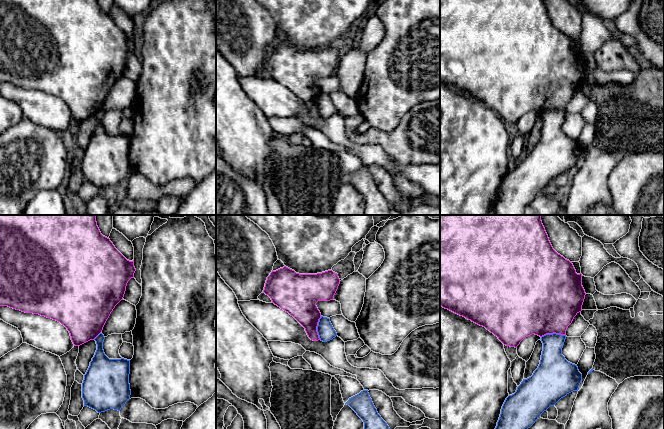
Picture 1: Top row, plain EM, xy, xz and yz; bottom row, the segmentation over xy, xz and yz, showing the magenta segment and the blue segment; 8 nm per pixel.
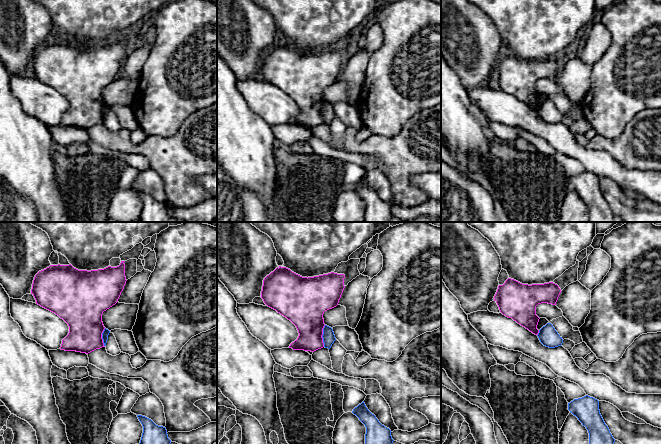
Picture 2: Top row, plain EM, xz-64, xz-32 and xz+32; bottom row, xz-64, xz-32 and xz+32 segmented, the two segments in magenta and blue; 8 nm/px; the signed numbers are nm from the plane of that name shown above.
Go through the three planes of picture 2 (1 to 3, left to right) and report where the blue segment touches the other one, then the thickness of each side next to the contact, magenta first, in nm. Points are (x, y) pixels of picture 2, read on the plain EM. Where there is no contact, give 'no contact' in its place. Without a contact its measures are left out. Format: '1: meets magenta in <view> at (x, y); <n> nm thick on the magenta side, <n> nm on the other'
1: meets magenta in xz-64 at (101, 113); 300 nm thick on the magenta side, 50 nm on the other
2: meets magenta in xz-32 at (321, 112); 300 nm thick on the magenta side, 100 nm on the other
3: meets magenta in xz+32 at (538, 108); 240 nm thick on the magenta side, 160 nm on the other

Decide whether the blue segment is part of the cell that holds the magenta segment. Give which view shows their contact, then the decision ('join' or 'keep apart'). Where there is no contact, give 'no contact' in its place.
yz | keep apart

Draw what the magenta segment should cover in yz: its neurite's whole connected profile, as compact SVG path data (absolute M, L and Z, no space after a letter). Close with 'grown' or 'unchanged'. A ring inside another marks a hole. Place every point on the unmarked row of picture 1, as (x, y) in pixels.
M440 0L440 82L442 82L445 85L448 85L460 92L465 93L468 96L471 96L472 98L485 103L487 106L489 106L491 109L493 109L495 112L498 113L498 115L506 122L515 123L520 120L520 118L532 111L538 111L540 113L546 111L546 110L561 110L566 111L566 106L568 102L572 99L574 93L582 87L582 81L585 75L585 66L582 62L582 50L577 50L576 46L569 36L565 35L563 32L558 30L552 23L548 11L545 7L545 4L543 0Z; unchanged

